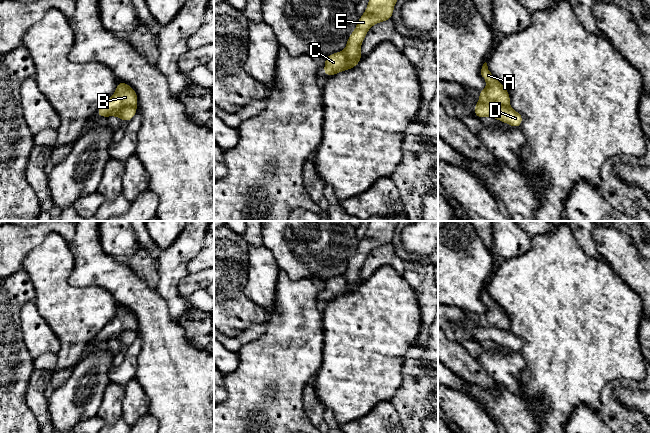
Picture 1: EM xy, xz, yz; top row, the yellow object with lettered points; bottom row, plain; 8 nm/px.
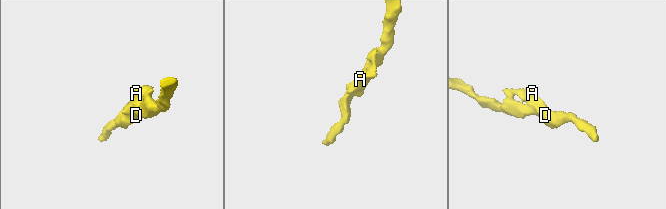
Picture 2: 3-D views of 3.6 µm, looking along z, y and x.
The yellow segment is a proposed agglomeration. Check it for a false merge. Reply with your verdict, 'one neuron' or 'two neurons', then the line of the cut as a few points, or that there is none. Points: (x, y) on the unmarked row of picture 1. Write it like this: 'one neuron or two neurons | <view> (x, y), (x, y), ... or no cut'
two neurons | yz (479, 325), (509, 330)

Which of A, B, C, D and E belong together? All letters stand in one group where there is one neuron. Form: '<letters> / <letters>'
A B C / D E

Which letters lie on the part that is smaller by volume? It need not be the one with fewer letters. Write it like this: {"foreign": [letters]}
{"foreign": ["A", "B", "C"]}

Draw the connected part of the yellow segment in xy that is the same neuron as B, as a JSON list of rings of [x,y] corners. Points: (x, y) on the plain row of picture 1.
[[[119,305],[115,317],[103,327],[96,339],[99,341],[116,340],[121,332],[125,330],[136,331],[137,328],[136,315],[127,307]]]

